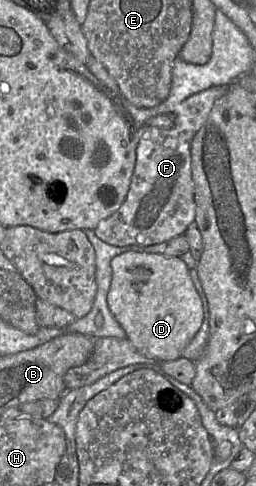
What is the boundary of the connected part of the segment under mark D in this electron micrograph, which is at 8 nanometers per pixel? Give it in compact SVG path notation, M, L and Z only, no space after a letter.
M126 251L111 260L112 279L107 304L126 333L126 338L144 356L158 363L172 361L182 352L201 327L204 312L202 301L192 283L189 270L180 257Z

